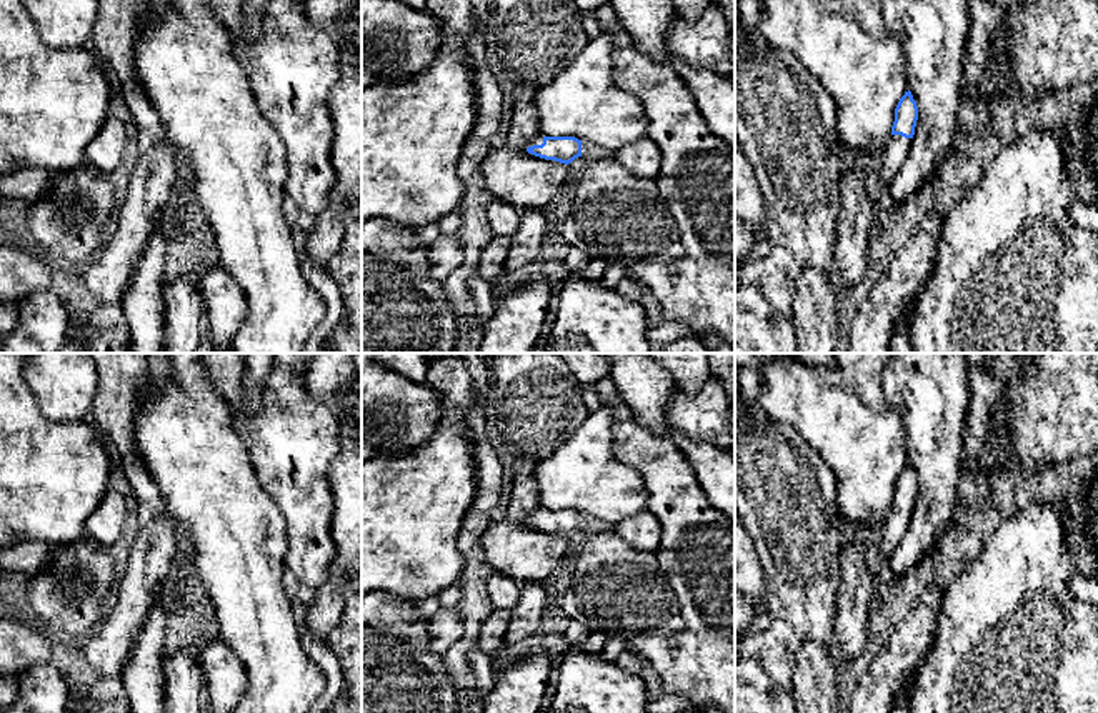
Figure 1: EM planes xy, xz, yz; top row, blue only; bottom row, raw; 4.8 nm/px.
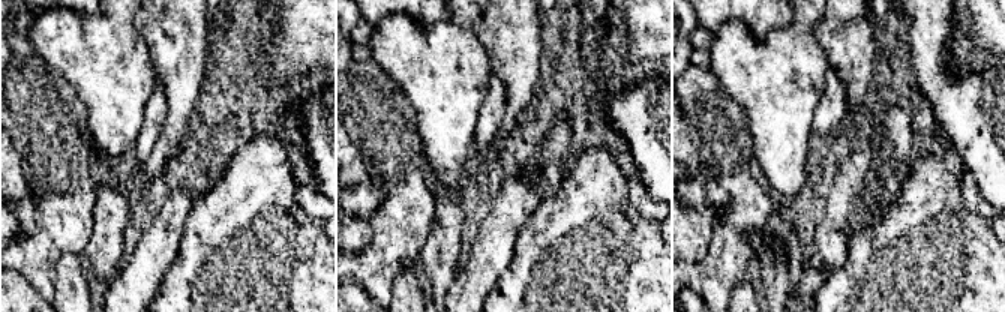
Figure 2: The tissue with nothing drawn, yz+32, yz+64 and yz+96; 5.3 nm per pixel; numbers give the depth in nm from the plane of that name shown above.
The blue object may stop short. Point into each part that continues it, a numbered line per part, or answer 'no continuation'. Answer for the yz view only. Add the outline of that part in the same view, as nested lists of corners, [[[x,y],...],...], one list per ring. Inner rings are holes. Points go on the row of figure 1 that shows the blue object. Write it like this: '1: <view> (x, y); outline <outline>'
1: yz (895, 150); outline [[[890,135],[883,150],[880,152],[881,158],[880,175],[886,190],[891,180],[895,178],[895,175],[898,173],[898,170],[901,168],[910,147],[911,147],[911,138],[905,138],[901,135]]]

